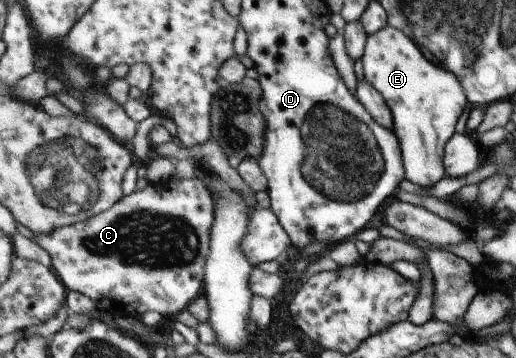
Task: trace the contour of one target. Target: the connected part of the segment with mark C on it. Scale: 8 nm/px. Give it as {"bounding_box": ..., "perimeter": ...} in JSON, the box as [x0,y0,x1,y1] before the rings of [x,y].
{"bounding_box":[34,174,215,321],"perimeter":[[[197,174],[191,179],[171,177],[168,181],[149,182],[145,188],[121,198],[110,210],[51,233],[34,235],[34,241],[49,252],[53,269],[68,291],[90,297],[98,311],[113,314],[116,307],[133,309],[138,317],[147,311],[157,311],[171,321],[205,289],[214,223],[215,199]]]}

